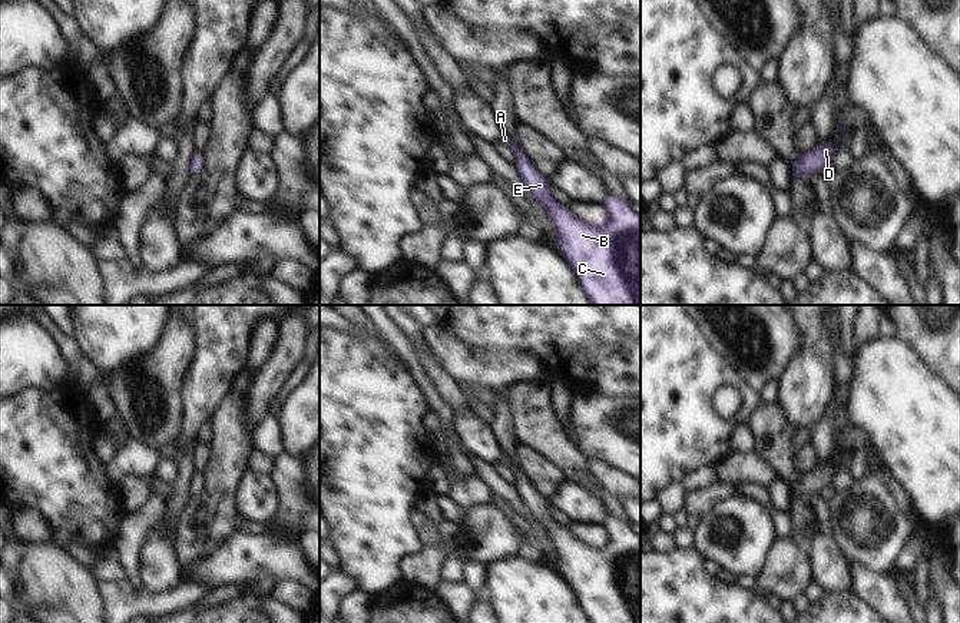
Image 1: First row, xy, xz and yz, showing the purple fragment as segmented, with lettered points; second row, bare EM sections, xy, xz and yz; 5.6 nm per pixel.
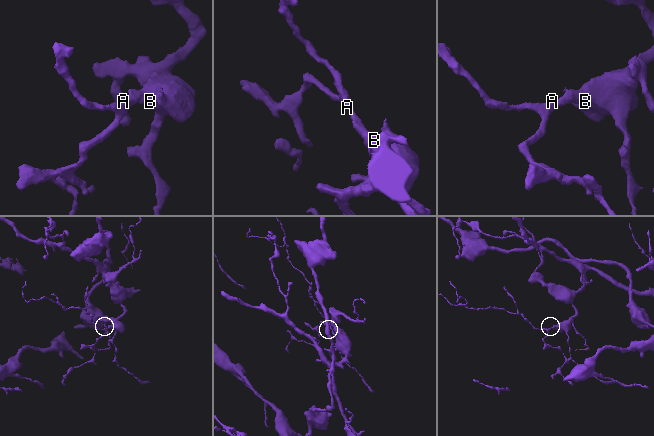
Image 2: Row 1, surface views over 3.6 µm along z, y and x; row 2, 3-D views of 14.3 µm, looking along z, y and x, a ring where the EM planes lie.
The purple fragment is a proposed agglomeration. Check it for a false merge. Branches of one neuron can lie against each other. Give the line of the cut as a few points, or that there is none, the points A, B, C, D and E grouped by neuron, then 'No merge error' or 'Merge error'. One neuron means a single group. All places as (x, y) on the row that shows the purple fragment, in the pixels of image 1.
No split. Groups: A B C D E. No merge error.

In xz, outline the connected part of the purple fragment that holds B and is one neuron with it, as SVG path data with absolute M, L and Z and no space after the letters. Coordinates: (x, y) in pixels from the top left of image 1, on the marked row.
M504 133L501 142L516 153L514 166L530 196L542 203L556 229L555 249L575 271L579 285L592 305L640 305L640 216L629 209L629 201L608 195L602 202L605 222L579 219L550 198L547 178L522 152L522 146Z

